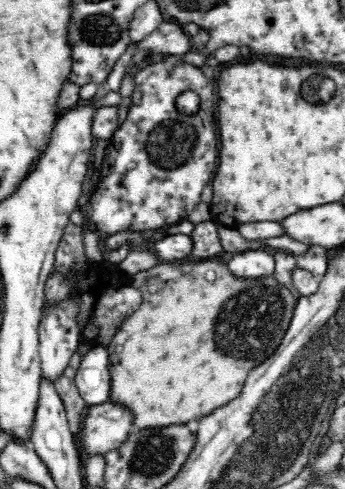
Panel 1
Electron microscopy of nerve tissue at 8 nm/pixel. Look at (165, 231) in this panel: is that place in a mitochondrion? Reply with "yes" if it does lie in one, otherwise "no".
no

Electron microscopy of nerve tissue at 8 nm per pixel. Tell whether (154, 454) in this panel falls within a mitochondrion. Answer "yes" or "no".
yes

